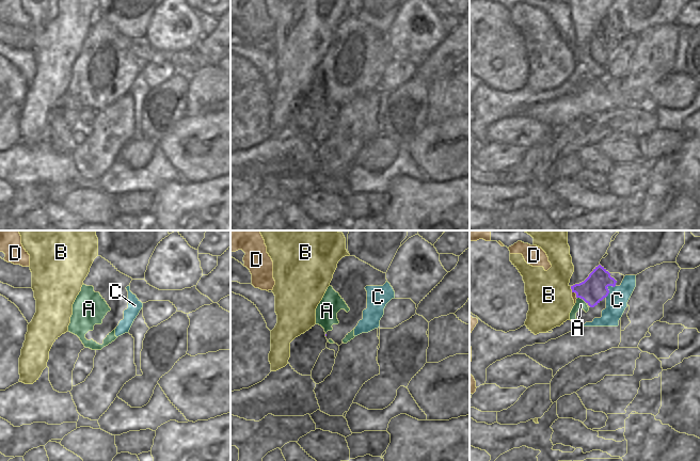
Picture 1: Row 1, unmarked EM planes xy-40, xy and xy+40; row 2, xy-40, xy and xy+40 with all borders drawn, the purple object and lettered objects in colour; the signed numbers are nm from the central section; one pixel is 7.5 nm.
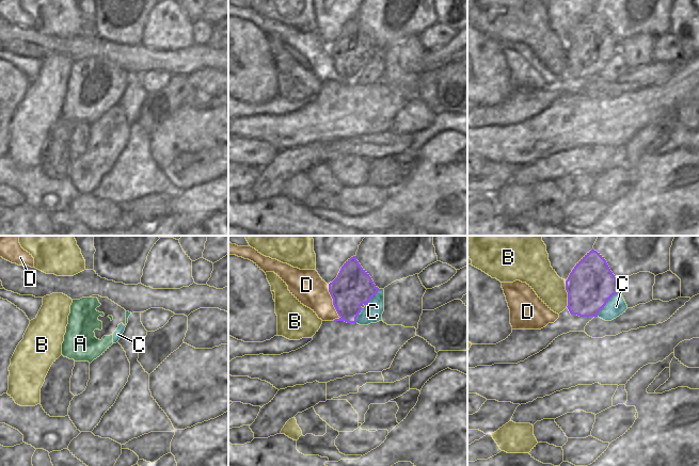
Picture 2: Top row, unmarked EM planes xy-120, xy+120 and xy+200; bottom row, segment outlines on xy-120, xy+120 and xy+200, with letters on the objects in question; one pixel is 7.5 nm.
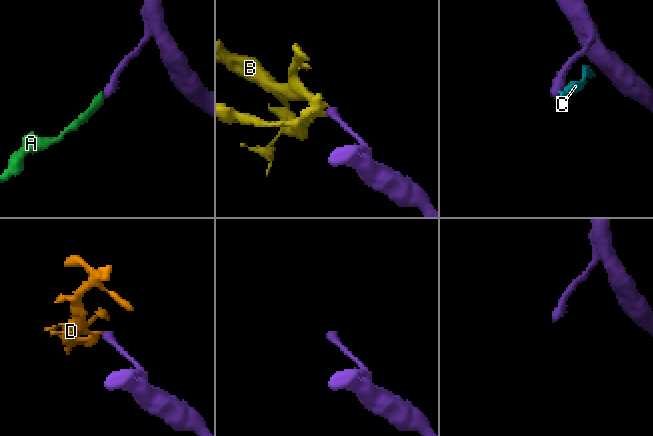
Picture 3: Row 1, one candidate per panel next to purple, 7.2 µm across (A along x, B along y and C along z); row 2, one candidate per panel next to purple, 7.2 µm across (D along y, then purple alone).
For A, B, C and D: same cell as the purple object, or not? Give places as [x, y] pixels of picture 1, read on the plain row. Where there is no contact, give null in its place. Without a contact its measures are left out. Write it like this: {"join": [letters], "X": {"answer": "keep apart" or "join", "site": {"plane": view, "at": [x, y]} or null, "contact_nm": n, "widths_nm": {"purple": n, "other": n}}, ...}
{"join": [], "A": {"answer": "keep apart", "site": {"plane": "xy+40", "at": [582, 59]}, "contact_nm": 90, "widths_nm": {"purple": 200, "other": 80}}, "B": {"answer": "keep apart", "site": {"plane": "xy+40", "at": [571, 49]}, "contact_nm": 50, "widths_nm": {"purple": 200, "other": 340}}, "C": {"answer": "keep apart", "site": {"plane": "xy+40", "at": [607, 49]}, "contact_nm": 120, "widths_nm": {"purple": 200, "other": 160}}, "D": {"answer": "keep apart", "site": {"plane": "xy+40", "at": [576, 56]}, "contact_nm": 70, "widths_nm": {"purple": 200, "other": 30}}}

